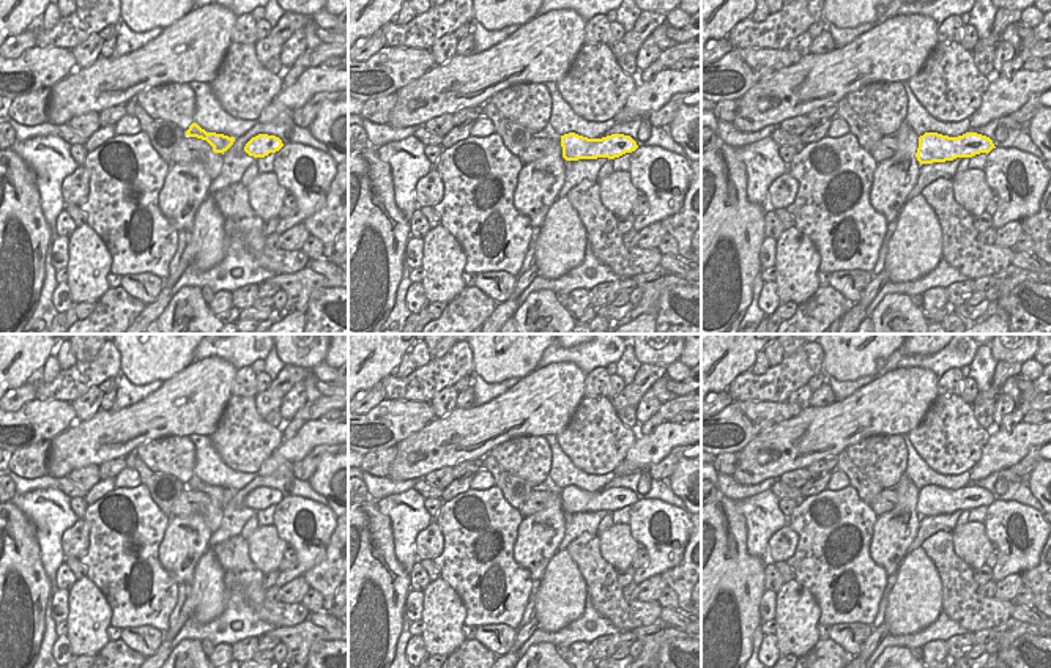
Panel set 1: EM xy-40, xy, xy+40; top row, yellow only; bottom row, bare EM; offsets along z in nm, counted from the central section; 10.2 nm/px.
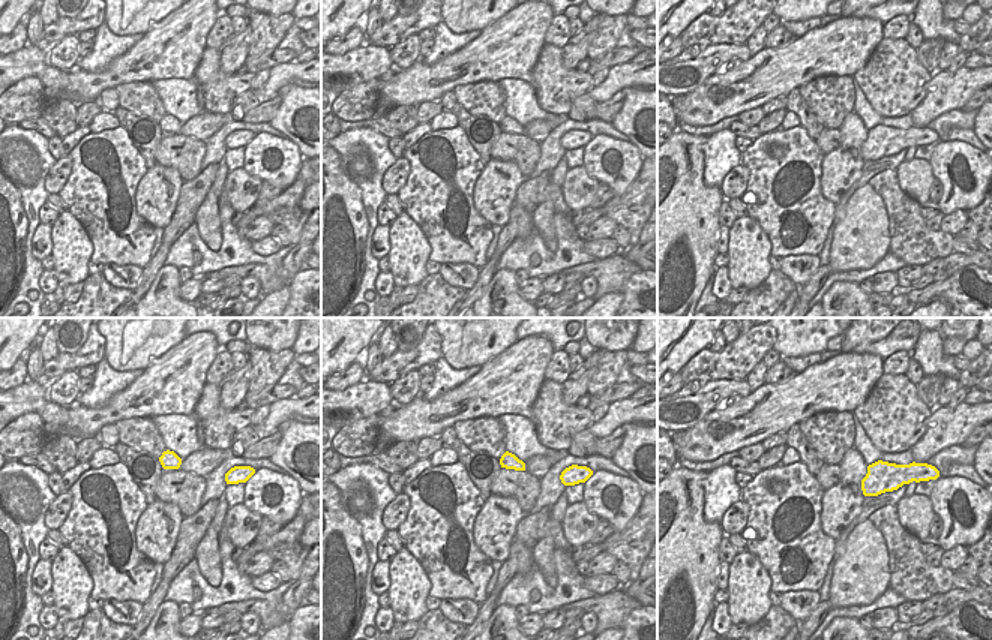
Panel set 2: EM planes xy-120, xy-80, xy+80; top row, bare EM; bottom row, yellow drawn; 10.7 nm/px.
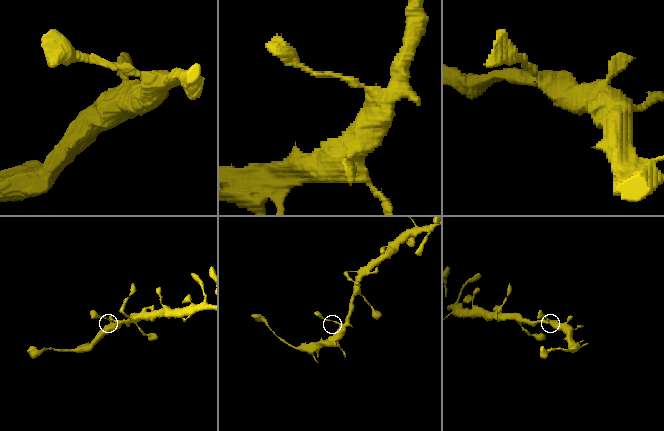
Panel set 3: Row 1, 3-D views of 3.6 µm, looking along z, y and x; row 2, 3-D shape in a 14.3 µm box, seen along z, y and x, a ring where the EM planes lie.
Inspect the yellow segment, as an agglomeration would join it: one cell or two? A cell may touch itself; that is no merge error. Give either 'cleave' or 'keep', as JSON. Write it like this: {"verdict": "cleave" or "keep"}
{"verdict": "keep"}

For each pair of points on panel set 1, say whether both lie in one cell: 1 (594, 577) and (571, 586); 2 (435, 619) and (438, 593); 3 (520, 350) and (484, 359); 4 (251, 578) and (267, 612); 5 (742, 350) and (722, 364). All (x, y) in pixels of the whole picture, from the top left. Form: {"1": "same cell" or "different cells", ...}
{"1": "different cells", "2": "same cell", "3": "same cell", "4": "same cell", "5": "same cell"}

